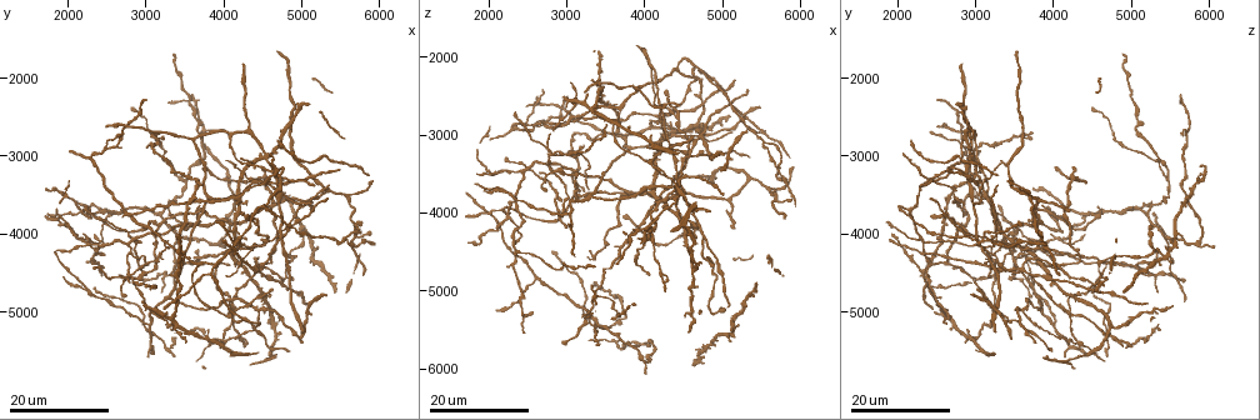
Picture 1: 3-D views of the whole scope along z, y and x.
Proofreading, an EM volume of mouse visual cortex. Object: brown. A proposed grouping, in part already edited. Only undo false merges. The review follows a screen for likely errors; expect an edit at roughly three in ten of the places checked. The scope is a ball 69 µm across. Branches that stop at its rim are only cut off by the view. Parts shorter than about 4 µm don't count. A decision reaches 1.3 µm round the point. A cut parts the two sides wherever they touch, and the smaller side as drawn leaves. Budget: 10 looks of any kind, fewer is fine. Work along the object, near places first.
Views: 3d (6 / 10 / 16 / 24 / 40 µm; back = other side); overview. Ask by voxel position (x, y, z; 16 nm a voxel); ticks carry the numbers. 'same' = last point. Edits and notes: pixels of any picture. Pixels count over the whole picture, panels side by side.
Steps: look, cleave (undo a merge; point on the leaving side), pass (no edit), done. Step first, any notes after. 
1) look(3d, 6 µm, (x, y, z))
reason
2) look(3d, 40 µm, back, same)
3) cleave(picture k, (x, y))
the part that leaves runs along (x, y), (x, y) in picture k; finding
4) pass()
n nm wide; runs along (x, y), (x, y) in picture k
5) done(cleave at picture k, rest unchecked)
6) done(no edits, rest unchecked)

look(3d, 24 µm, (2250, 4150, 3450))
a fork

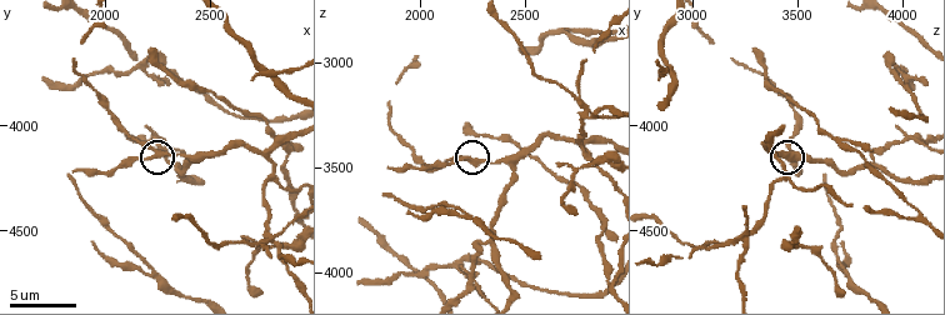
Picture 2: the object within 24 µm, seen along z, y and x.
look(3d, 10 µm, (2240, 4120, 3460))

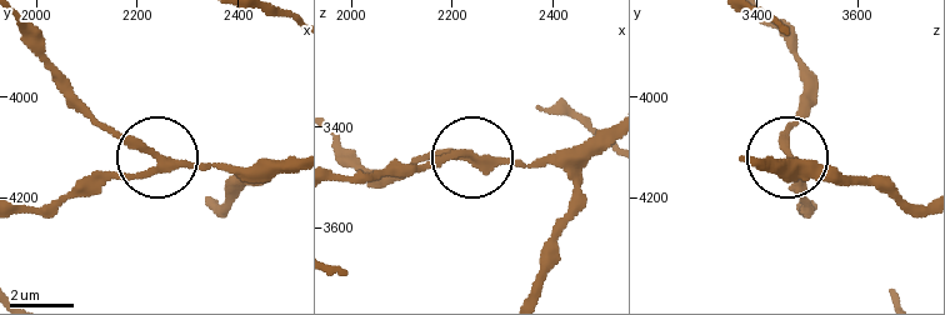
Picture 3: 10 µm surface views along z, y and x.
pass()
runs along (608, 129), (519, 164), (438, 156), (393, 164) in picture 3; continuous, no second cell

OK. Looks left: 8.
look(3d, 16 µm, (2780, 3750, 2850))
four arms meet

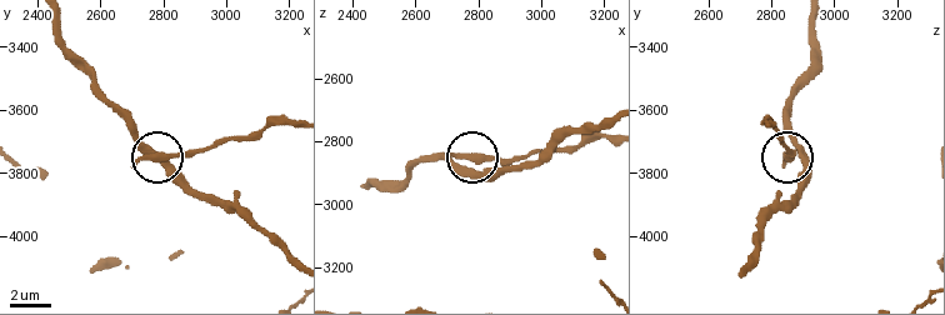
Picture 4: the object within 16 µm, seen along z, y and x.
pass()
runs along (608, 116), (513, 168), (434, 158) in picture 4; all the same cell

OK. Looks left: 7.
look(3d, 16 µm, (4450, 4950, 3600))
three arms meet

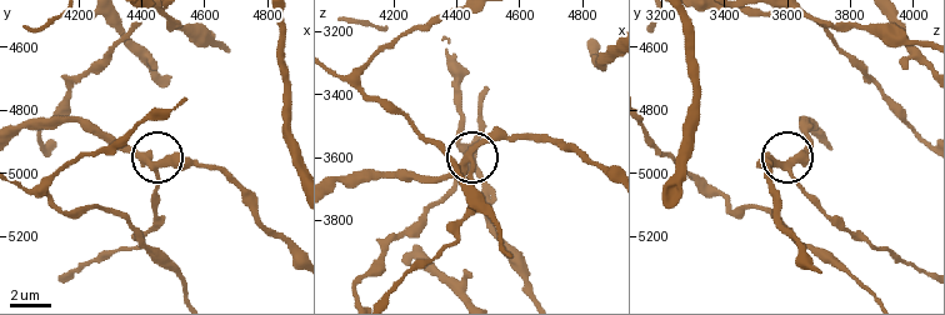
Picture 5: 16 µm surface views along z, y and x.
look(3d, 10 µm, (4440, 4990, 3590))

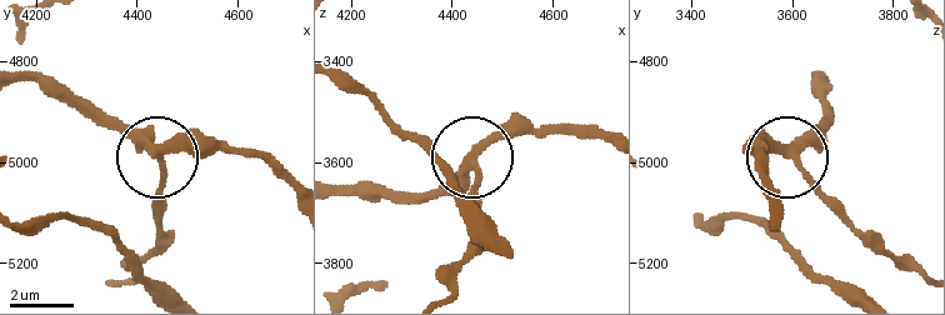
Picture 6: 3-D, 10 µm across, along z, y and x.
pass()
250 nm wide; one cell here

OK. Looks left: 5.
look(3d, 16 µm, (4050, 5050, 3350))
a fork

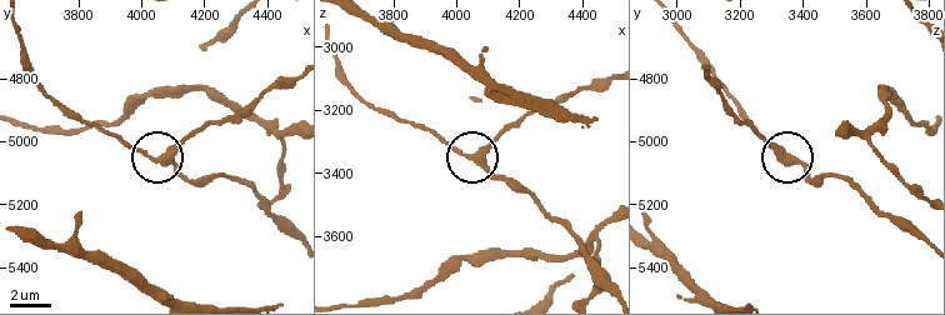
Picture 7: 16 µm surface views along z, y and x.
look(3d, 10 µm, (4090, 5050, 3350))

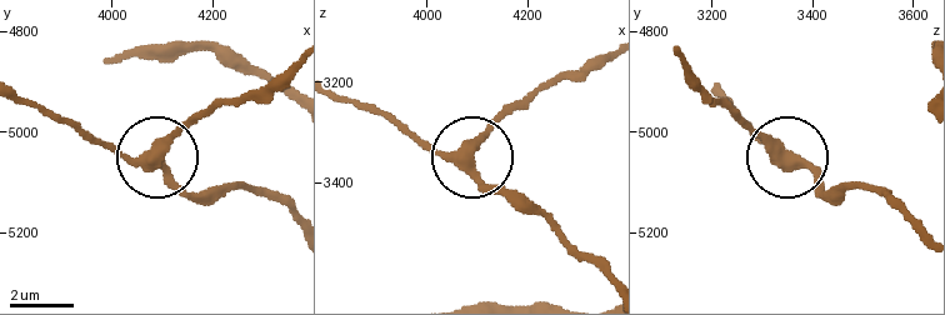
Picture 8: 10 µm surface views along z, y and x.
pass()
3 arms; runs along (336, 96), (449, 155), (470, 153), (510, 109) in picture 8; one cell here

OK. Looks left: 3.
look(3d, 24 µm, (3300, 4800, 3800))

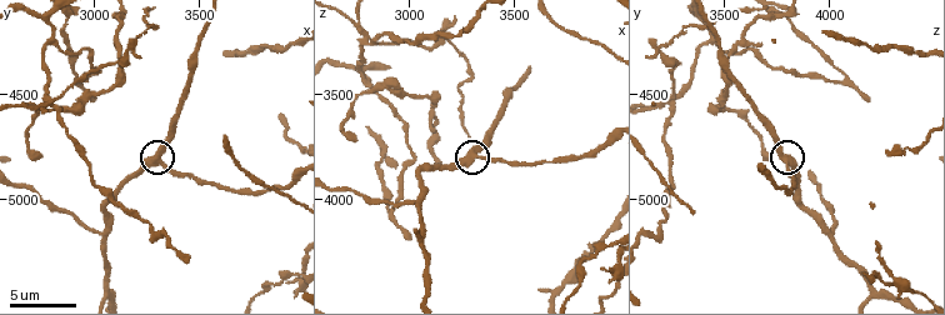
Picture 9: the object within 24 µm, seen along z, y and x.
look(3d, 6 µm, (3320, 4820, 3810))

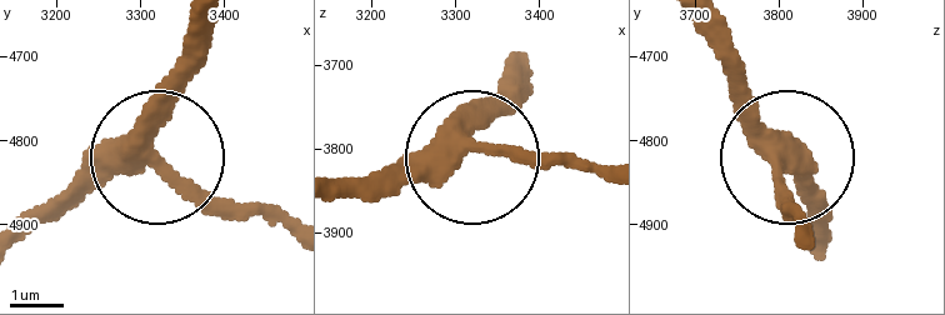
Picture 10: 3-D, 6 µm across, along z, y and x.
pass()
3 arms; runs along (693, 28), (809, 211) in picture 10; continuous, no second cell

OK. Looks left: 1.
look(3d, 10 µm, (2760, 4130, 3370))
two arms in line, one across

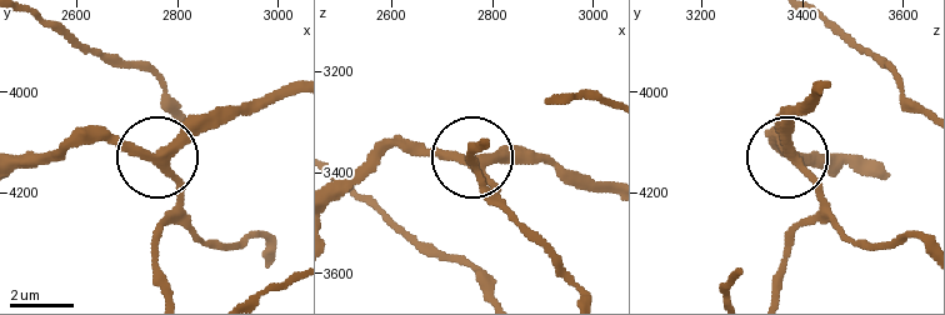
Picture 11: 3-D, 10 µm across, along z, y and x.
pass()
260 nm wide; runs along (168, 290), (159, 225), (175, 194), (170, 169), (89, 131) in picture 11; continuous, no second cell

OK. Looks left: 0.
done(no edits, rest unchecked)

